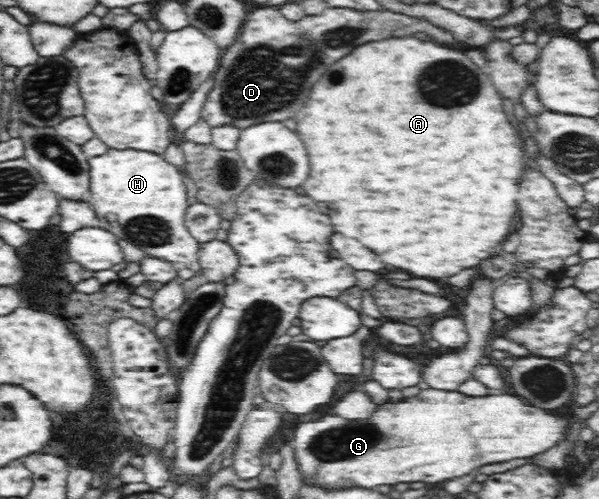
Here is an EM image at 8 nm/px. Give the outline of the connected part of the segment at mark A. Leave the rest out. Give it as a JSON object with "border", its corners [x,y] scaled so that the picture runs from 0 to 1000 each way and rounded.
{"border":[[[678,72],[678,80],[644,80],[644,88],[604,88],[604,96],[591,96],[578,120],[568,120],[544,138],[538,160],[524,168],[518,200],[511,200],[511,208],[491,228],[492,267],[508,285],[518,317],[518,353],[504,377],[548,377],[508,381],[508,389],[528,405],[541,405],[538,413],[544,413],[544,429],[554,437],[558,465],[601,481],[611,497],[628,505],[641,529],[668,537],[698,557],[748,557],[775,537],[798,533],[825,505],[825,493],[848,473],[855,437],[865,421],[858,405],[858,377],[875,349],[875,285],[865,261],[848,244],[838,214],[840,196],[825,176],[815,142],[798,134],[775,104],[773,94],[735,88],[721,78],[705,84],[691,80],[691,72]]]}

